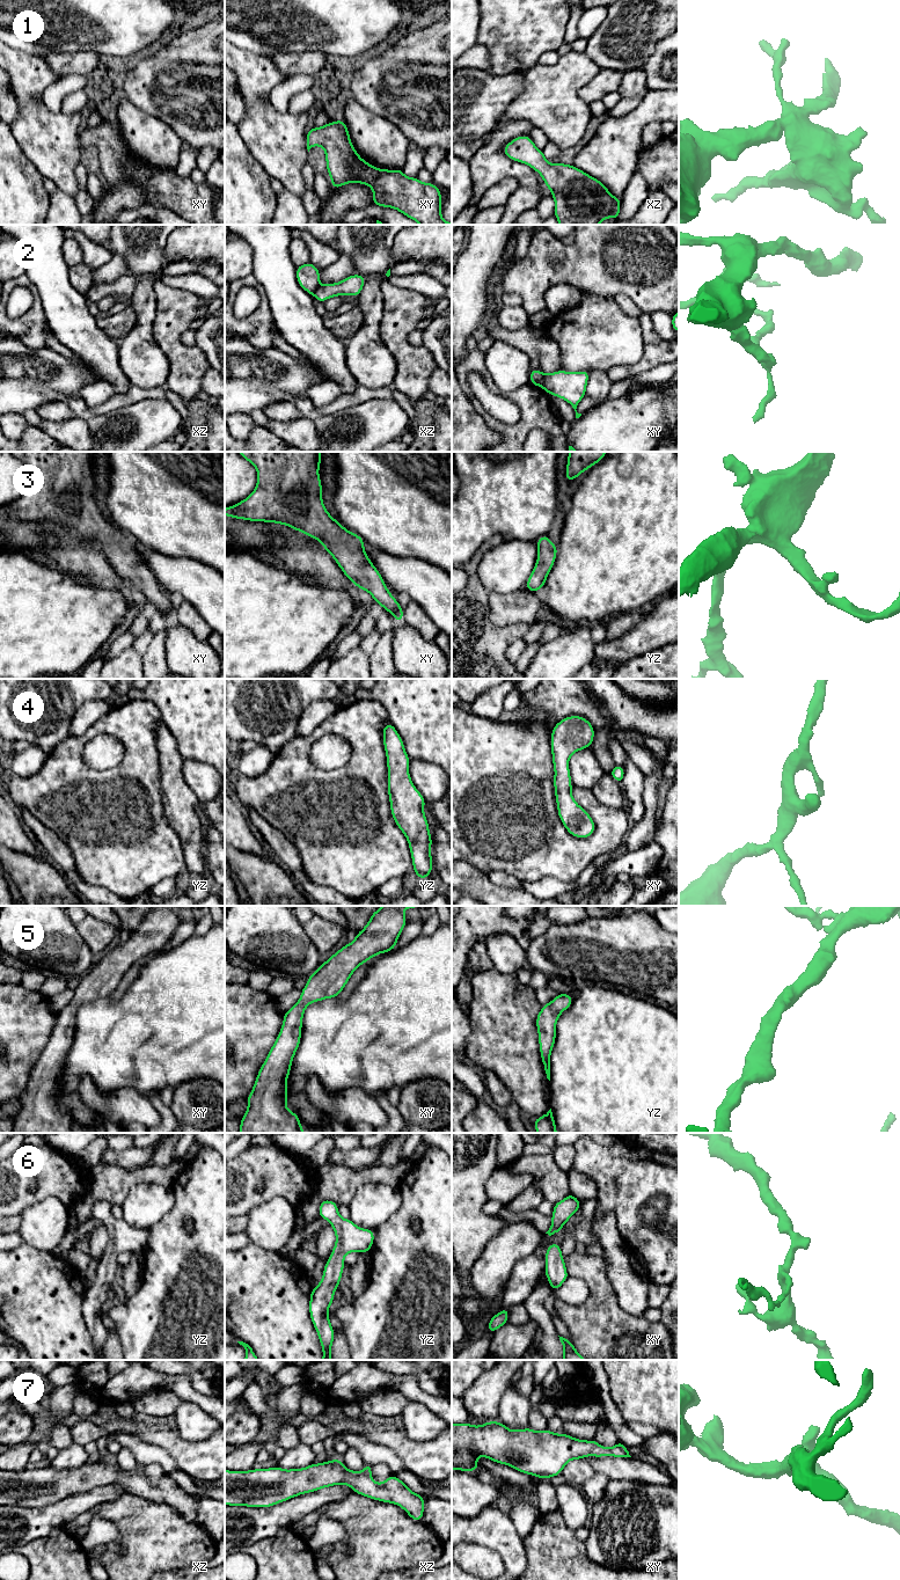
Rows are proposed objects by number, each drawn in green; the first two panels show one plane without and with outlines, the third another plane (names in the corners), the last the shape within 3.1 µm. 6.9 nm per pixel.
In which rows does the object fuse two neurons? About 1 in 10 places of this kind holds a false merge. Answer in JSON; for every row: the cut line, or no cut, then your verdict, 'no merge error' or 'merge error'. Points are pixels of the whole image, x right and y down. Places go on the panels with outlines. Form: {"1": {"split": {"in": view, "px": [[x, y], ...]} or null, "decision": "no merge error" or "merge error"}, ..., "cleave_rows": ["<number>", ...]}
{"1": {"split": null, "decision": "no merge error"}, "2": {"split": {"in": "xy", "px": [[544, 374], [540, 386]]}, "decision": "merge error"}, "3": {"split": null, "decision": "no merge error"}, "4": {"split": null, "decision": "no merge error"}, "5": {"split": null, "decision": "no merge error"}, "6": {"split": null, "decision": "no merge error"}, "7": {"split": null, "decision": "no merge error"}, "cleave_rows": ["2"]}

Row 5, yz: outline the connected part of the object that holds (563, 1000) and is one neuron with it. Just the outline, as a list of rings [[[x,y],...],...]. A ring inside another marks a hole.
[[[558,993],[558,995],[548,1004],[543,1004],[536,1016],[536,1027],[539,1032],[539,1044],[541,1060],[550,1081],[550,1054],[556,1039],[556,1022],[559,1015],[569,1009],[573,999],[569,994]]]

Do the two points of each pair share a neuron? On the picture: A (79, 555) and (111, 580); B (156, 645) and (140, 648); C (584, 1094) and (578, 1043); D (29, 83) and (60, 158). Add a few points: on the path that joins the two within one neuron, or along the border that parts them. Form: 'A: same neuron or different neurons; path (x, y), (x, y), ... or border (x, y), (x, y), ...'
A: same neuron; path (87, 563), (103, 576)
B: different neurons; border (154, 635), (143, 656)
C: same neuron; path (584, 1081), (584, 1055)
D: same neuron; path (29, 102), (37, 130), (46, 139)

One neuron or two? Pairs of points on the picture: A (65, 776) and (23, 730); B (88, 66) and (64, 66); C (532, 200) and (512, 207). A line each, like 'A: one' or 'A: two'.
A: two
B: one
C: one

